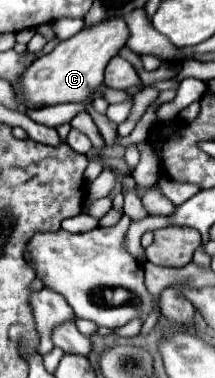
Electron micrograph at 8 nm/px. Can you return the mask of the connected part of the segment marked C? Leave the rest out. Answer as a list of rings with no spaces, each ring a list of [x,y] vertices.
[[[115,16],[111,20],[103,20],[93,26],[87,26],[75,36],[71,36],[69,40],[59,42],[51,54],[37,58],[27,68],[27,74],[23,76],[25,98],[19,98],[19,102],[23,104],[23,108],[43,108],[43,106],[55,106],[55,104],[65,104],[65,102],[85,102],[87,112],[93,116],[105,142],[109,146],[117,144],[117,124],[113,124],[107,116],[97,114],[89,102],[89,96],[103,82],[105,66],[109,64],[113,56],[119,54],[127,38],[129,38],[129,28],[127,28],[125,18]]]

